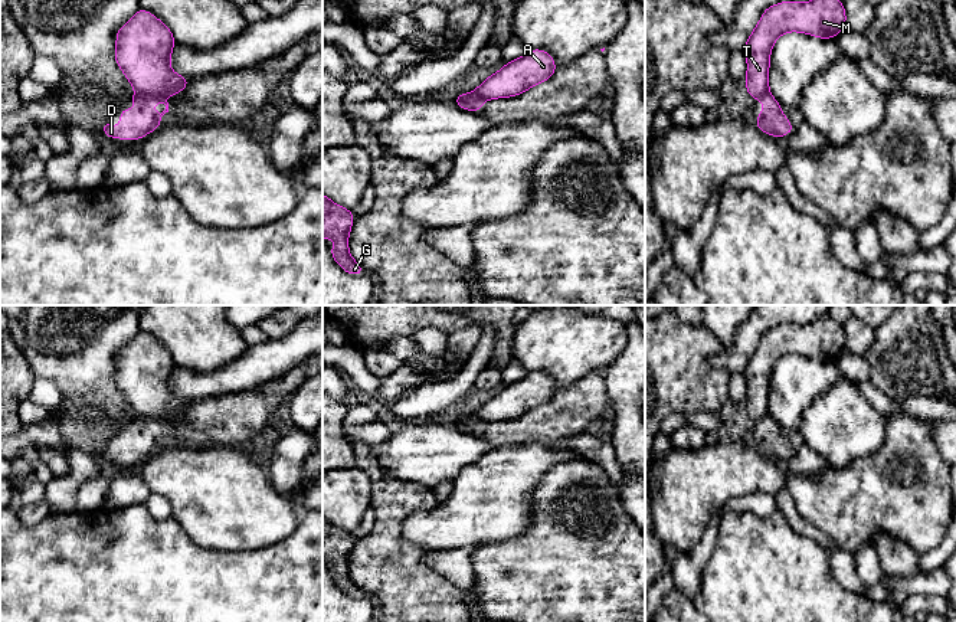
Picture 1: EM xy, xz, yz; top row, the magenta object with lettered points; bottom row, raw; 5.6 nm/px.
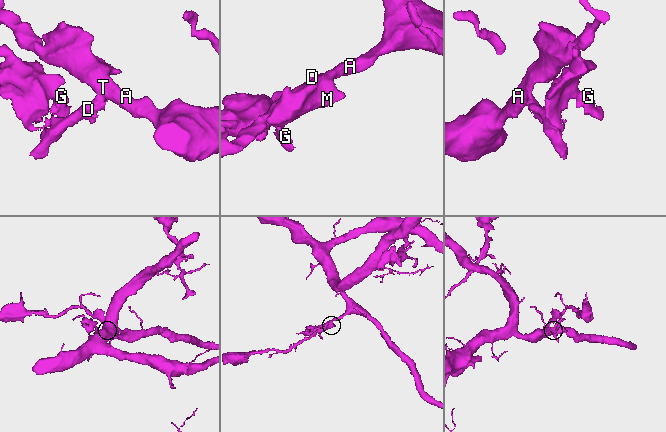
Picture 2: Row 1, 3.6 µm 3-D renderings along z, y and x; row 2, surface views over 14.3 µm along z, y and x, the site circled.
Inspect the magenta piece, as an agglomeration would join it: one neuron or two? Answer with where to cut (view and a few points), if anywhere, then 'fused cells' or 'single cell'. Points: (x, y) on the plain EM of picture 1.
cut xy (137, 415), (161, 421); fused cells

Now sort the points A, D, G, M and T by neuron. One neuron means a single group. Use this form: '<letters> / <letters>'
A M T / D G

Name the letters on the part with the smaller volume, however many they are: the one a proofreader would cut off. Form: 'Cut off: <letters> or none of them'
Cut off: D, G

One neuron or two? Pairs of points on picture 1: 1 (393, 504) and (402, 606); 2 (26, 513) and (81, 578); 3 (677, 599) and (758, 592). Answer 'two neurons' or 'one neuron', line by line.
1: one neuron
2: two neurons
3: two neurons

